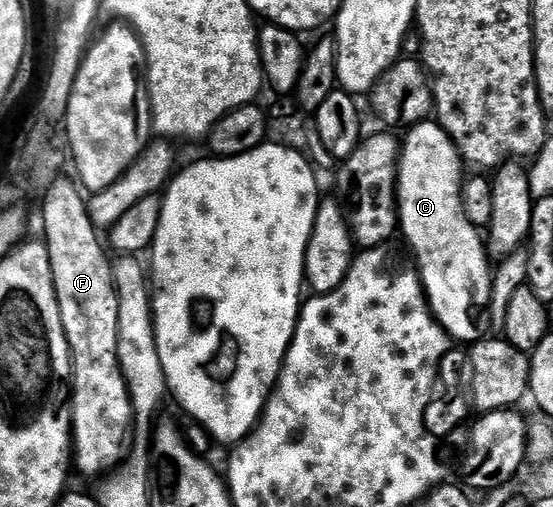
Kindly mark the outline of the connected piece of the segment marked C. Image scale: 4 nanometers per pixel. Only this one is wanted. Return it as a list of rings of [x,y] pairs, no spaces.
[[[426,120],[423,122],[418,122],[416,126],[408,127],[406,134],[409,134],[409,135],[406,136],[405,142],[404,142],[404,138],[403,138],[403,145],[400,147],[400,150],[399,150],[399,165],[397,168],[397,205],[399,207],[399,230],[400,230],[400,233],[402,235],[405,233],[405,238],[407,241],[409,241],[410,248],[413,249],[414,255],[412,254],[412,257],[415,259],[415,265],[416,265],[416,267],[421,275],[421,284],[422,284],[422,286],[425,287],[425,296],[429,300],[429,309],[433,311],[433,316],[434,316],[434,318],[436,318],[437,323],[439,323],[440,326],[442,326],[443,329],[449,334],[450,339],[452,339],[452,341],[454,343],[465,344],[465,343],[461,343],[461,342],[467,342],[466,344],[474,344],[474,343],[480,342],[480,340],[484,339],[486,337],[486,334],[487,334],[487,315],[489,312],[489,302],[492,300],[492,284],[493,284],[494,271],[491,269],[491,265],[489,266],[488,256],[485,255],[485,250],[487,251],[486,243],[483,241],[483,238],[482,238],[483,243],[481,243],[481,238],[479,235],[477,235],[477,234],[480,234],[478,227],[473,226],[471,224],[471,220],[467,220],[467,216],[463,212],[463,200],[461,199],[461,188],[463,185],[463,173],[461,174],[461,166],[463,167],[462,156],[461,156],[460,152],[458,152],[458,150],[457,150],[457,145],[454,144],[452,142],[452,140],[450,140],[450,138],[447,136],[447,132],[445,131],[445,129],[443,129],[440,122],[438,122],[436,120]]]

